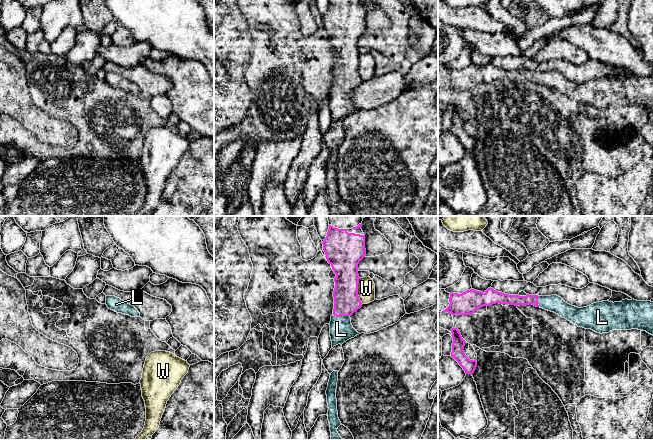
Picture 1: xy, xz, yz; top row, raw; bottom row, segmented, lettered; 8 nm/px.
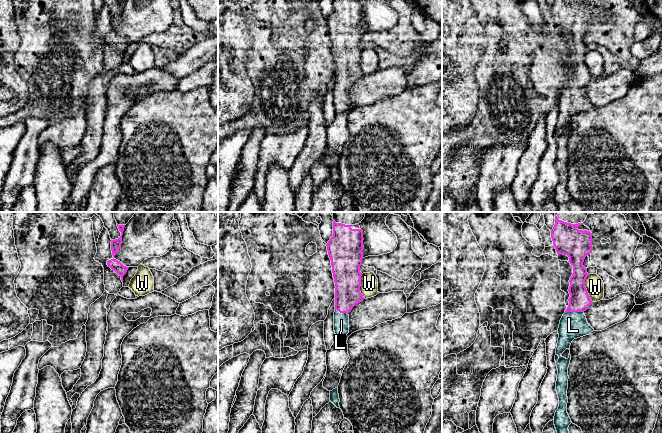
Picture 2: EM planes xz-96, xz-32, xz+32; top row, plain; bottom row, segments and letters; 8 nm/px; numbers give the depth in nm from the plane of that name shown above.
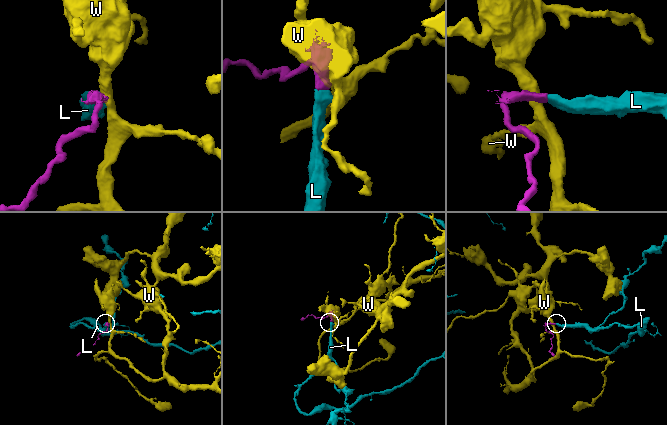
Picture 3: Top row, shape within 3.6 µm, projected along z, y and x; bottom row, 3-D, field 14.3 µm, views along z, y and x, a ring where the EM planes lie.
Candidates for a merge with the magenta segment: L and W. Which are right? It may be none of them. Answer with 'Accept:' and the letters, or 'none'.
Accept: L

